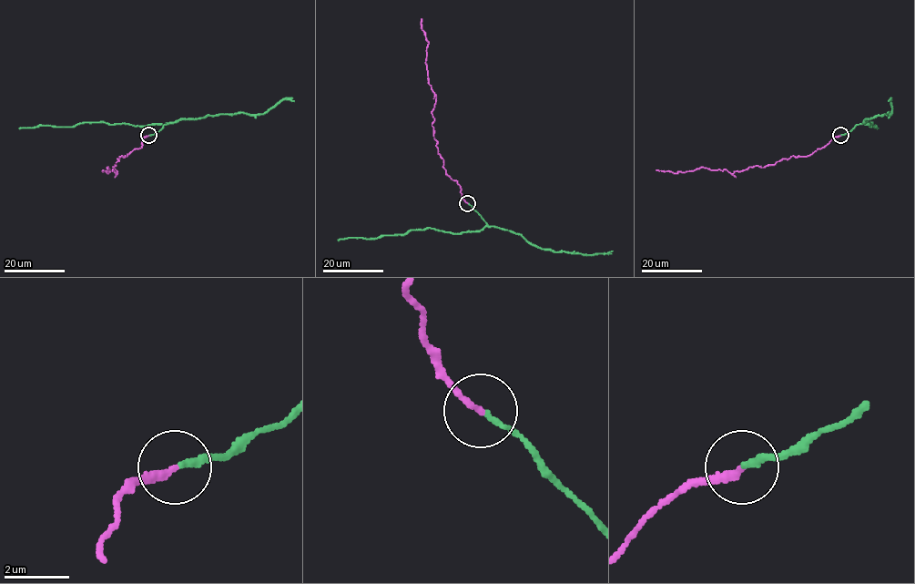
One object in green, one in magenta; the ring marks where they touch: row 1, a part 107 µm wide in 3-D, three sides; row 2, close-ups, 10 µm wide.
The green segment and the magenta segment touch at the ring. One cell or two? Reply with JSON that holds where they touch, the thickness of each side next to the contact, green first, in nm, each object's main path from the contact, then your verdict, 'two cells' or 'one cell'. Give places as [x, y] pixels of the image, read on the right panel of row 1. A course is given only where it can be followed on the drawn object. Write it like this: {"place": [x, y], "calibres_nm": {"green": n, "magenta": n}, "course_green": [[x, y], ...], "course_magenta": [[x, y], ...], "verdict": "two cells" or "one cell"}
{"place": [840, 135], "calibres_nm": {"green": 160, "magenta": 200}, "course_green": [[840, 136], [861, 123], [870, 126], [865, 124], [867, 122], [877, 128]], "course_magenta": [[840, 136], [810, 155], [792, 156], [774, 164], [730, 173], [704, 168], [676, 173], [655, 169]], "verdict": "one cell"}

